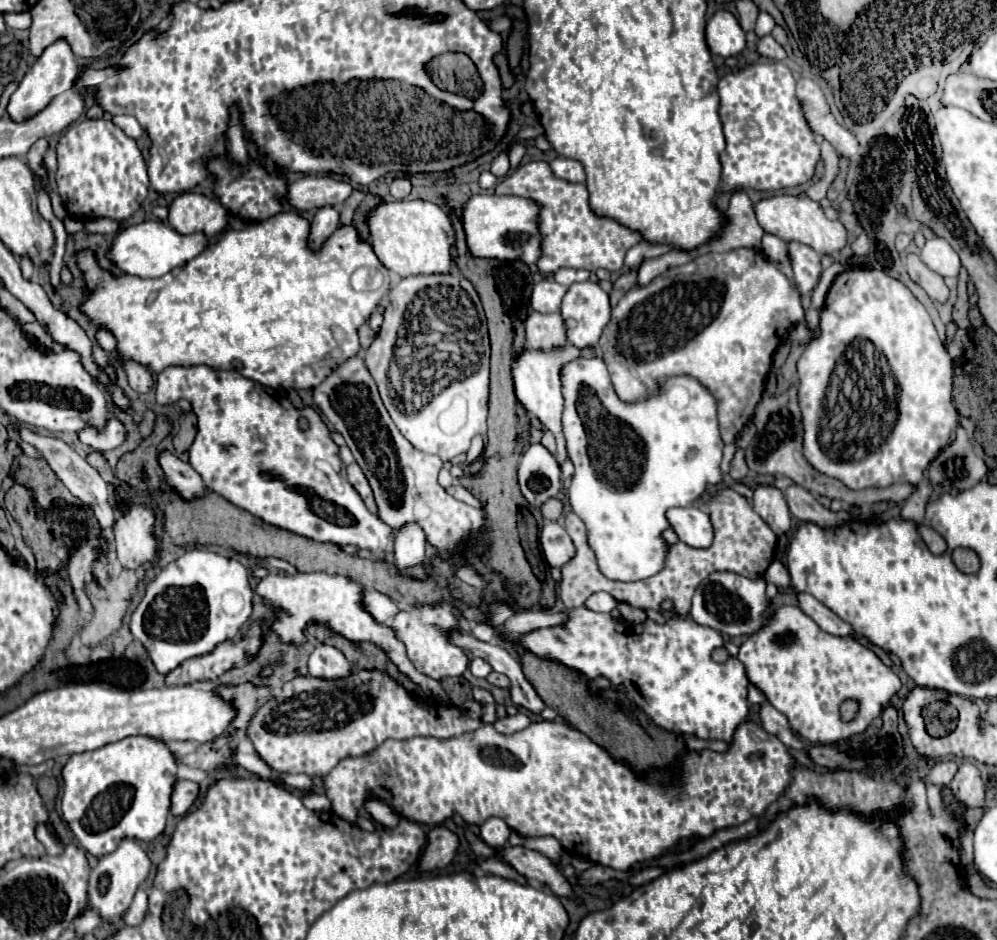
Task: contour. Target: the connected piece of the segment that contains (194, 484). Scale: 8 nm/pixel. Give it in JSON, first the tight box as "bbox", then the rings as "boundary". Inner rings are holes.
{"bbox":[158,451,204,499],"boundary":[[[168,451],[160,453],[158,461],[160,461],[162,469],[164,469],[168,485],[172,489],[176,489],[184,499],[204,495],[204,483],[200,479],[200,475],[192,469],[190,463],[180,461],[176,455],[172,455]]]}

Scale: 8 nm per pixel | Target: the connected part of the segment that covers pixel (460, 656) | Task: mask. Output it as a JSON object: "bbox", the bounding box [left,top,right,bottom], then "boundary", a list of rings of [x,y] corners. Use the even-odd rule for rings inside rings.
{"bbox":[388,603,468,679],"boundary":[[[442,603],[436,605],[408,605],[398,611],[394,619],[388,621],[390,627],[394,627],[396,637],[404,641],[408,649],[408,657],[414,663],[418,671],[424,675],[430,675],[432,679],[442,679],[442,677],[460,677],[468,669],[468,655],[462,647],[456,647],[450,641],[450,633],[460,629],[460,621],[450,609]]]}

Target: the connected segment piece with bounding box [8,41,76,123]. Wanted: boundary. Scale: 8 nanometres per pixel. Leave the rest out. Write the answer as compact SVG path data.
M56 41L38 59L34 59L32 69L24 75L18 89L12 93L8 103L10 119L16 123L22 123L24 119L38 115L56 95L70 89L74 85L74 79L76 79L76 57L66 41Z

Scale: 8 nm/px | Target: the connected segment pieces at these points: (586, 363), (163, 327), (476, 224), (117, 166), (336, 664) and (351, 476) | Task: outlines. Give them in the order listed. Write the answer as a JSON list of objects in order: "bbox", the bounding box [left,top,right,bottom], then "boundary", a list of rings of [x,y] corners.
[{"bbox":[562,359,722,581],"boundary":[[[574,359],[570,361],[564,369],[562,369],[562,393],[564,393],[564,415],[562,415],[562,425],[564,425],[564,437],[568,443],[568,457],[576,467],[576,473],[572,477],[570,489],[568,489],[568,501],[572,511],[584,521],[586,531],[588,531],[588,545],[596,555],[598,561],[598,569],[602,575],[606,575],[612,581],[640,581],[640,579],[648,579],[656,573],[660,573],[664,569],[666,563],[666,555],[668,555],[668,543],[662,537],[662,533],[666,529],[672,529],[672,525],[668,523],[668,509],[672,507],[690,507],[692,503],[696,503],[710,487],[716,487],[722,483],[722,471],[720,471],[720,461],[722,461],[722,439],[720,439],[720,431],[718,431],[718,417],[716,417],[716,397],[708,391],[708,387],[704,387],[698,379],[692,379],[690,375],[674,375],[668,377],[660,383],[660,393],[652,395],[648,399],[636,401],[636,403],[624,403],[612,383],[610,383],[610,375],[606,371],[606,365],[602,359]]]},{"bbox":[78,211,390,389],"boundary":[[[296,211],[278,213],[278,215],[274,215],[266,221],[248,225],[246,229],[240,229],[240,231],[230,229],[216,243],[208,245],[208,249],[204,249],[198,257],[194,257],[192,261],[176,267],[174,271],[170,271],[170,273],[166,273],[164,277],[158,277],[158,279],[142,279],[142,277],[132,277],[132,275],[120,275],[118,279],[114,279],[108,271],[102,271],[98,267],[92,251],[84,251],[84,253],[78,255],[78,263],[80,263],[80,269],[84,271],[86,283],[90,287],[90,297],[82,305],[82,309],[94,323],[104,325],[106,329],[110,329],[114,333],[114,337],[118,339],[118,351],[122,353],[124,359],[136,359],[138,363],[146,365],[150,371],[160,373],[162,369],[166,369],[170,365],[200,365],[200,363],[206,363],[214,369],[236,369],[244,377],[254,379],[260,385],[266,385],[266,387],[272,387],[272,389],[278,389],[278,387],[282,387],[282,389],[310,389],[310,387],[320,385],[332,373],[332,369],[338,367],[338,363],[346,361],[348,357],[358,355],[358,351],[360,351],[358,327],[362,327],[370,319],[370,315],[376,311],[380,301],[388,295],[390,273],[380,263],[380,259],[374,255],[370,241],[362,239],[354,225],[340,225],[324,241],[324,245],[320,249],[310,249],[308,235],[310,235],[310,223],[300,213],[296,213]]]},{"bbox":[464,195,542,265],"boundary":[[[474,195],[464,207],[466,243],[472,255],[488,259],[520,259],[528,265],[536,263],[542,255],[542,235],[538,229],[540,205],[526,197],[514,195]]]},{"bbox":[56,119,148,221],"boundary":[[[84,119],[68,127],[58,141],[56,193],[74,219],[128,221],[148,195],[146,161],[134,139],[106,119]]]},{"bbox":[308,643,352,679],"boundary":[[[318,643],[314,651],[310,653],[308,659],[308,671],[314,677],[324,677],[324,679],[340,679],[350,675],[352,667],[346,661],[344,653],[332,645]]]},{"bbox":[346,463,376,513],"boundary":[[[352,463],[352,465],[346,467],[346,477],[348,477],[350,485],[358,491],[358,495],[362,497],[362,501],[366,503],[368,511],[376,513],[376,503],[374,503],[374,497],[372,497],[372,489],[370,489],[370,485],[368,485],[362,469],[356,463]]]}]

